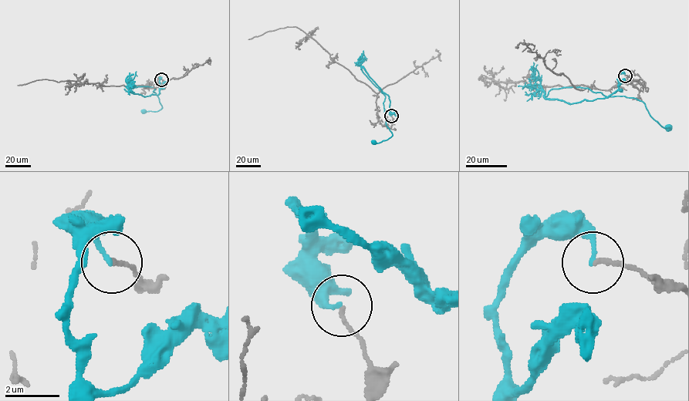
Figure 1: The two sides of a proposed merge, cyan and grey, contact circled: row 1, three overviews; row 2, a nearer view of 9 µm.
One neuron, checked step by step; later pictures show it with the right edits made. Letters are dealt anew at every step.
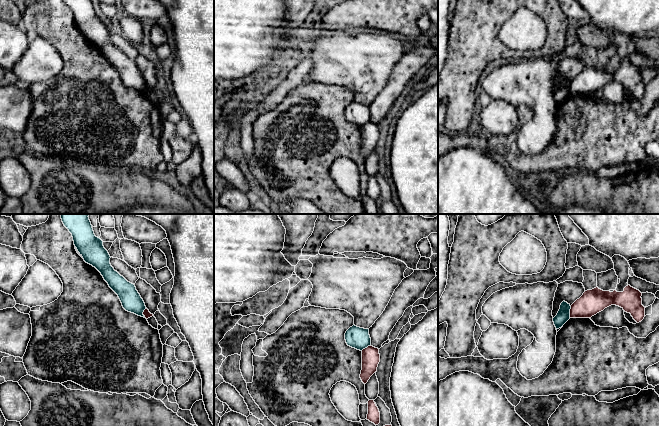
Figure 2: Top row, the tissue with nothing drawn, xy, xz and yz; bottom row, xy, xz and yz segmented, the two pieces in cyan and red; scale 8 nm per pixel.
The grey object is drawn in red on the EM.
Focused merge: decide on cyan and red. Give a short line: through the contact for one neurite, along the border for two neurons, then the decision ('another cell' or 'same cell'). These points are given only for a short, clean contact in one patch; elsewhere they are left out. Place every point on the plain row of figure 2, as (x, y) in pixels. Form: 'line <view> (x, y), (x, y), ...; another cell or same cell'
line yz (571, 82), (569, 93); another cell

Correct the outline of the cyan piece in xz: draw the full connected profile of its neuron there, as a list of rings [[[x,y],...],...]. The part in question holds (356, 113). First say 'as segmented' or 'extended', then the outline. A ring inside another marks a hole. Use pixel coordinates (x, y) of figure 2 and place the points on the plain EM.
as segmented | [[[353,101],[345,109],[345,116],[348,122],[362,127],[371,121],[369,105]]]

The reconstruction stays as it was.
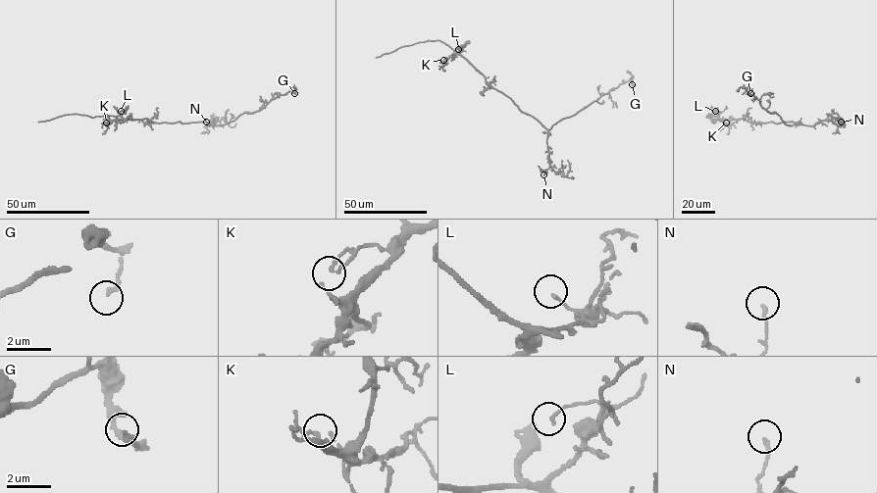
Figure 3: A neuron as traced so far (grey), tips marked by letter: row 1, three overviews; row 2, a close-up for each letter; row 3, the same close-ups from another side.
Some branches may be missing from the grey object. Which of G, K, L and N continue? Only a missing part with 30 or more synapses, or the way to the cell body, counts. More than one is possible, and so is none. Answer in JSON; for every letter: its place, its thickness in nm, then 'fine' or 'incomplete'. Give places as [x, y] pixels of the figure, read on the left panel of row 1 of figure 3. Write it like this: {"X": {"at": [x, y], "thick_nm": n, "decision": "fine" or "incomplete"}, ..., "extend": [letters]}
{"G": {"at": [294, 93], "thick_nm": 180, "decision": "fine"}, "K": {"at": [106, 123], "thick_nm": 170, "decision": "fine"}, "L": {"at": [121, 111], "thick_nm": 130, "decision": "fine"}, "N": {"at": [206, 122], "thick_nm": 150, "decision": "fine"}, "extend": []}

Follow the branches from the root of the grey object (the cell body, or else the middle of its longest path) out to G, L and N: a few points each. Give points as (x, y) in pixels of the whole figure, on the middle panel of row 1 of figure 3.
G: (513, 102), (522, 112), (549, 129), (620, 84), (630, 79), (632, 84)
L: (513, 102), (488, 85), (485, 77), (458, 49)
N: (513, 102), (548, 130), (550, 166), (543, 174)

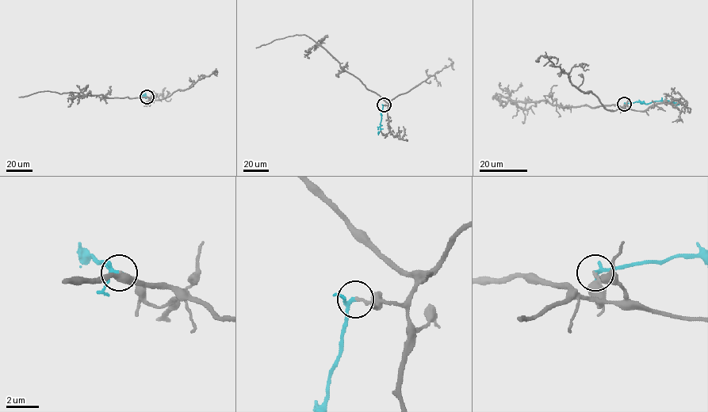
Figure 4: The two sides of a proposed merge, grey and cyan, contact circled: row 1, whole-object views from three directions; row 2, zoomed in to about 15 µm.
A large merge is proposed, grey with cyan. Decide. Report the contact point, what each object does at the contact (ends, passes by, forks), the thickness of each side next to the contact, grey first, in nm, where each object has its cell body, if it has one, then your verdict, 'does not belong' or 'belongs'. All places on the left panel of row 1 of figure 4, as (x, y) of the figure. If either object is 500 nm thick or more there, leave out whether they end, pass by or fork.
(147, 97) | grey ends | cyan passes by | 200/190 nm | grey none | cyan none | belongs

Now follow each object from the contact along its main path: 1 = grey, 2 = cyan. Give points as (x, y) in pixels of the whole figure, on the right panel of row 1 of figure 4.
1: (624, 104), (625, 108), (606, 104), (560, 106), (545, 101), (492, 97), (498, 93), (517, 105)
2: (624, 104), (637, 101), (648, 104), (658, 101), (679, 104)

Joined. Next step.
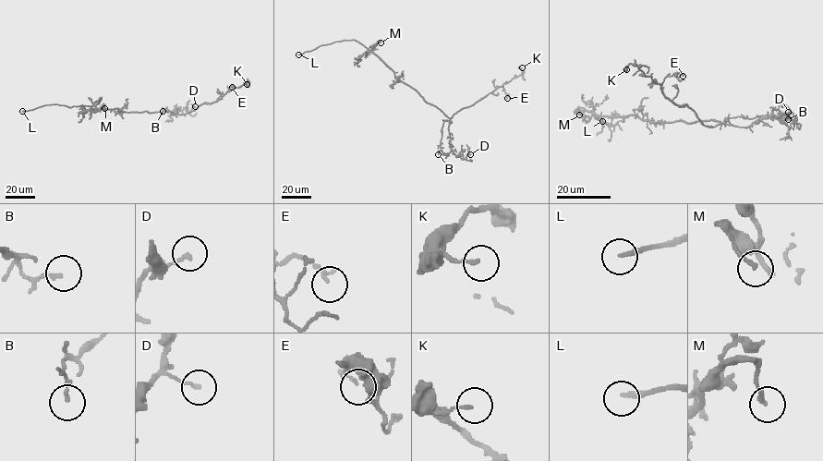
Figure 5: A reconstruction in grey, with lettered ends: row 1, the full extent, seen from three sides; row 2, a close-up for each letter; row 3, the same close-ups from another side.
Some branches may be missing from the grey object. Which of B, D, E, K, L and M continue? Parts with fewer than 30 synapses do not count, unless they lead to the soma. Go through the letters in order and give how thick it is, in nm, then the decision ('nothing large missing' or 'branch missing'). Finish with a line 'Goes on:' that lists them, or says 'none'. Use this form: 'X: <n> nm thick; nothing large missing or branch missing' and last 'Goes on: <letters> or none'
B: 140 nm thick; nothing large missing
D: 130 nm thick; nothing large missing
E: 100 nm thick; nothing large missing
K: 120 nm thick; nothing large missing
L: 200 nm thick; branch missing
M: 190 nm thick; nothing large missing
Goes on: L

